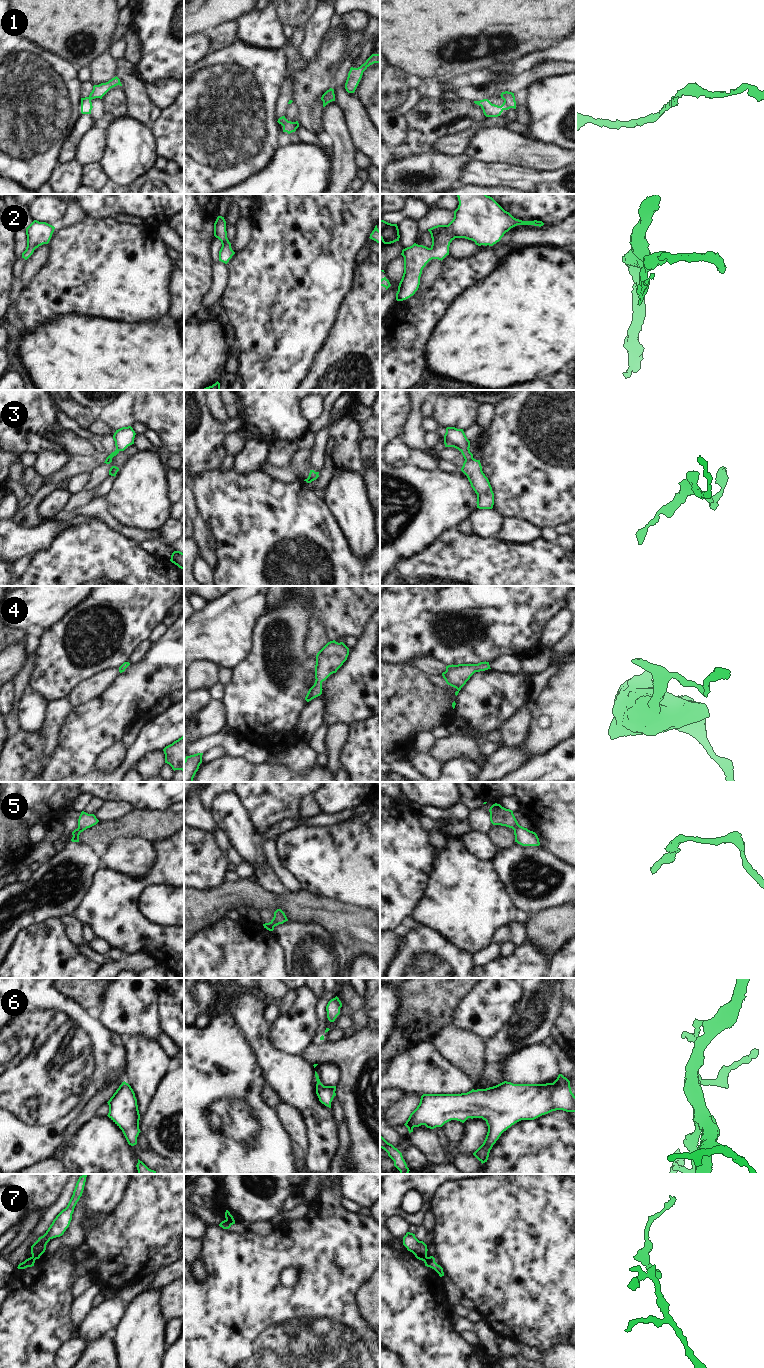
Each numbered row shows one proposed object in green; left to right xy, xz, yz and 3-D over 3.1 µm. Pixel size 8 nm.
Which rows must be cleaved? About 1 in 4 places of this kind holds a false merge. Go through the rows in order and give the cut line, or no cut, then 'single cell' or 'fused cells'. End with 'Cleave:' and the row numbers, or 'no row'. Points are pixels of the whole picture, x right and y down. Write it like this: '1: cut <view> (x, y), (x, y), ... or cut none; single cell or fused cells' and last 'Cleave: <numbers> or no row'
1: cut none; single cell
2: cut none; single cell
3: cut none; single cell
4: cut none; single cell
5: cut none; single cell
6: cut none; single cell
7: cut xz (226, 1218), (233, 1223); fused cells
Cleave: 7

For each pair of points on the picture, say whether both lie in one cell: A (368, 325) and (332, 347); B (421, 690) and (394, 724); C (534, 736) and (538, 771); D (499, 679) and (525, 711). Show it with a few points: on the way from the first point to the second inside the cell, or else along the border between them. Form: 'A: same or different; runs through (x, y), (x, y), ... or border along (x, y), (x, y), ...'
A: same; runs through (359, 334), (346, 347), (341, 347)
B: same; runs through (413, 698), (395, 716)
C: different; border along (556, 743), (549, 749), (528, 759)
D: different; border along (525, 702), (503, 721)

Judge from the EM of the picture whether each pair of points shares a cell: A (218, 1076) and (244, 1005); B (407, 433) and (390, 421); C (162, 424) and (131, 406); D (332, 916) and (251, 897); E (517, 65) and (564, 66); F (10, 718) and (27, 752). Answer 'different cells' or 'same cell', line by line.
A: different cells
B: different cells
C: same cell
D: same cell
E: different cells
F: different cells

